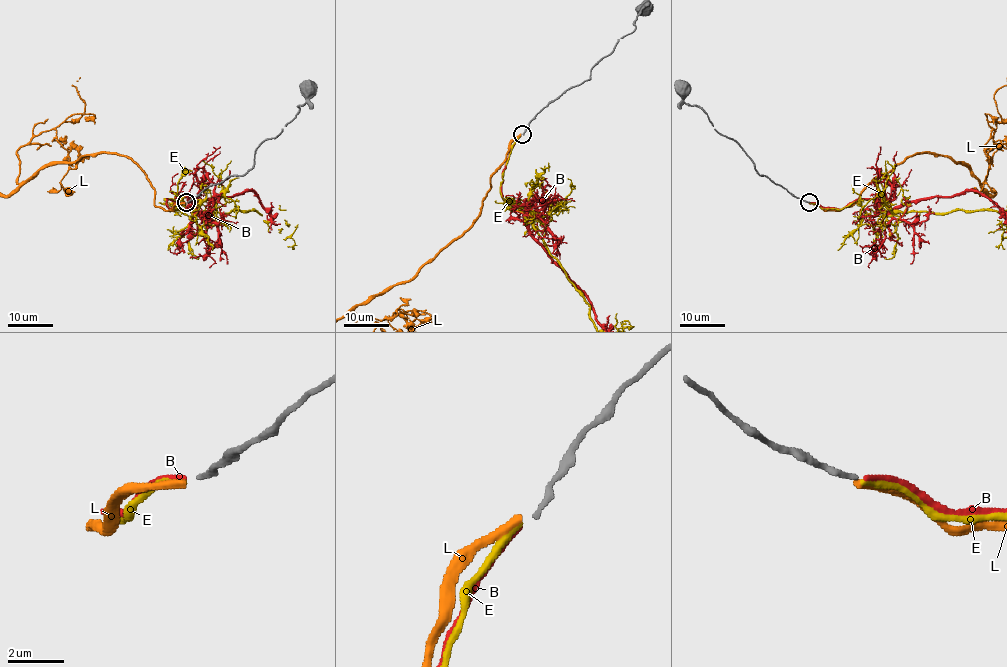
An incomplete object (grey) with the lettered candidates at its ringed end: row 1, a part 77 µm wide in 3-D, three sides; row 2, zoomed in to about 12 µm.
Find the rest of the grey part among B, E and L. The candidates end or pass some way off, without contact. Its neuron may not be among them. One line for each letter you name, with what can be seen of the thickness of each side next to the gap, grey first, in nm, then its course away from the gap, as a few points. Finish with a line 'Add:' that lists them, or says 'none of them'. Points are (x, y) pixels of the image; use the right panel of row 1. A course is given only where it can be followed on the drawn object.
B: calibres 190 and 160 nm
Add: B

